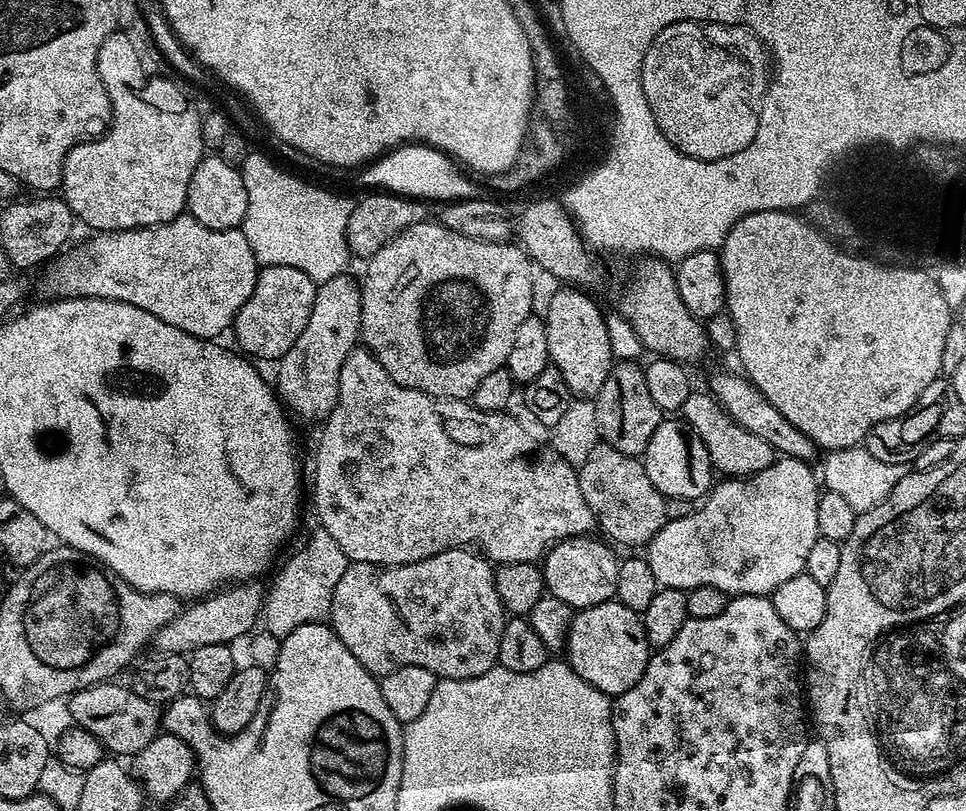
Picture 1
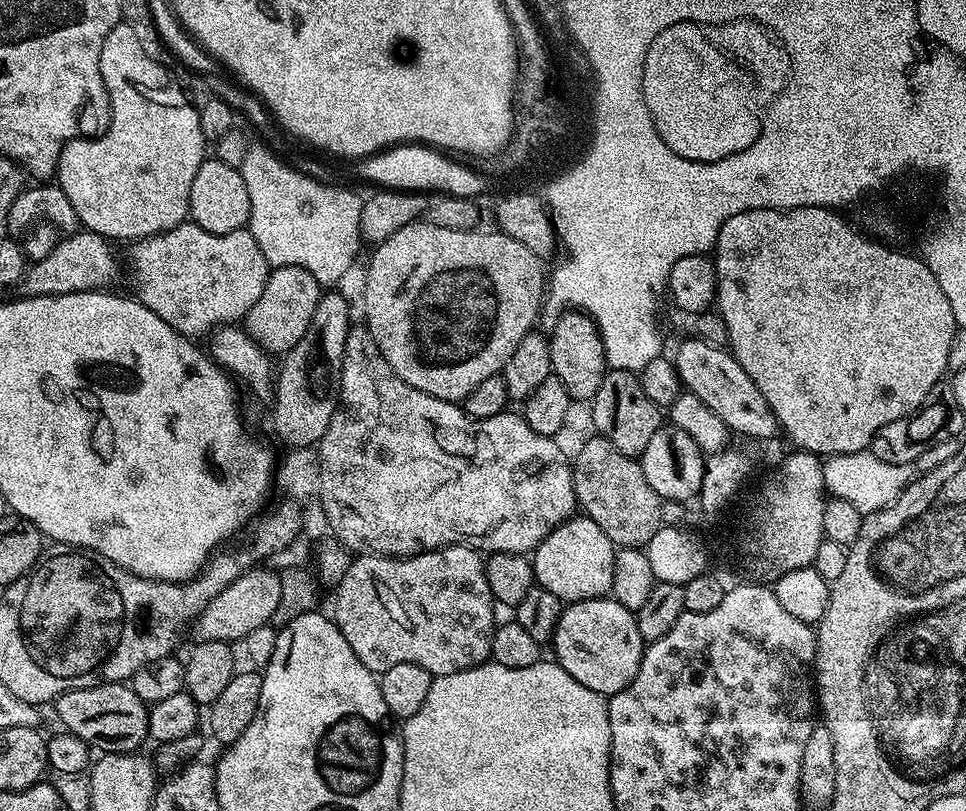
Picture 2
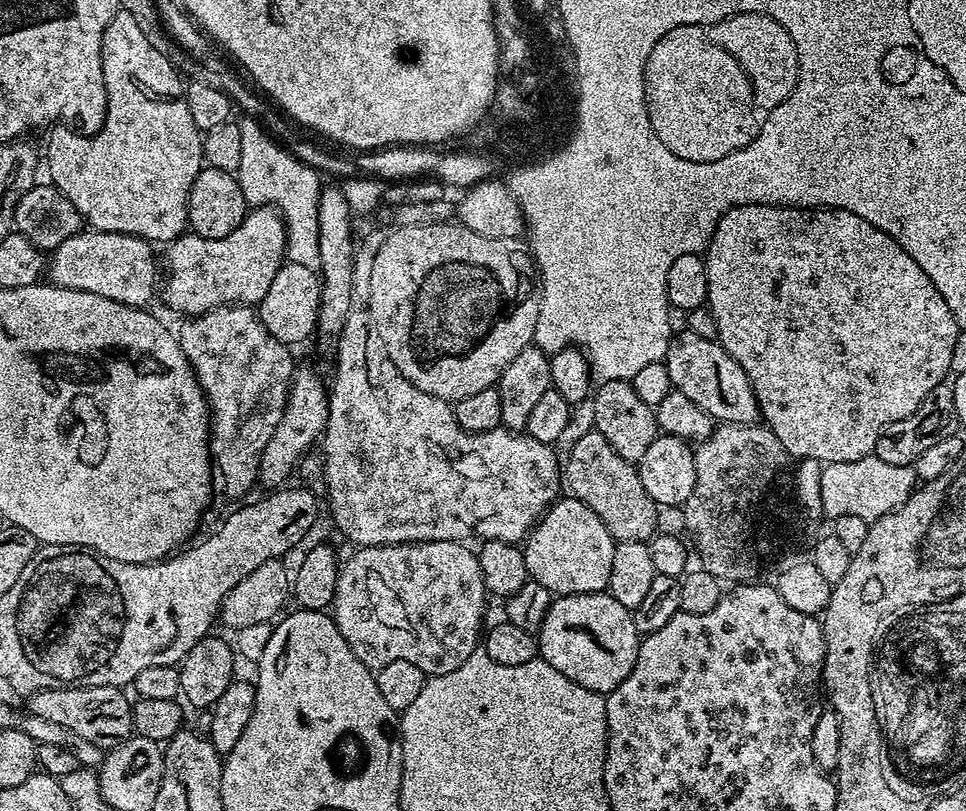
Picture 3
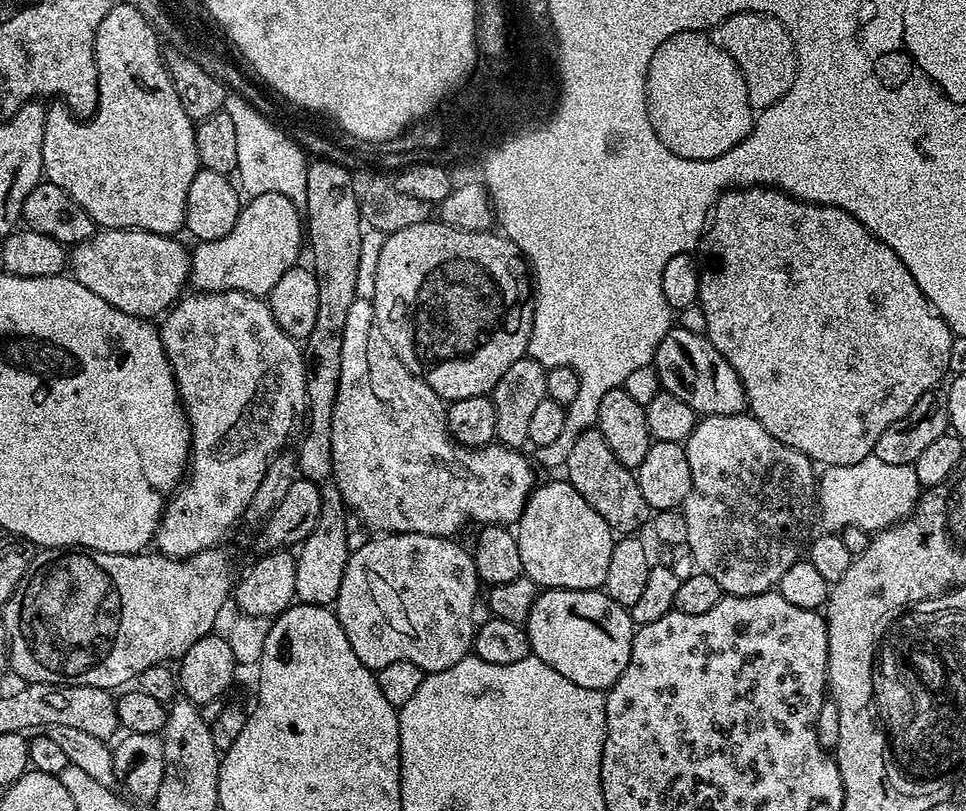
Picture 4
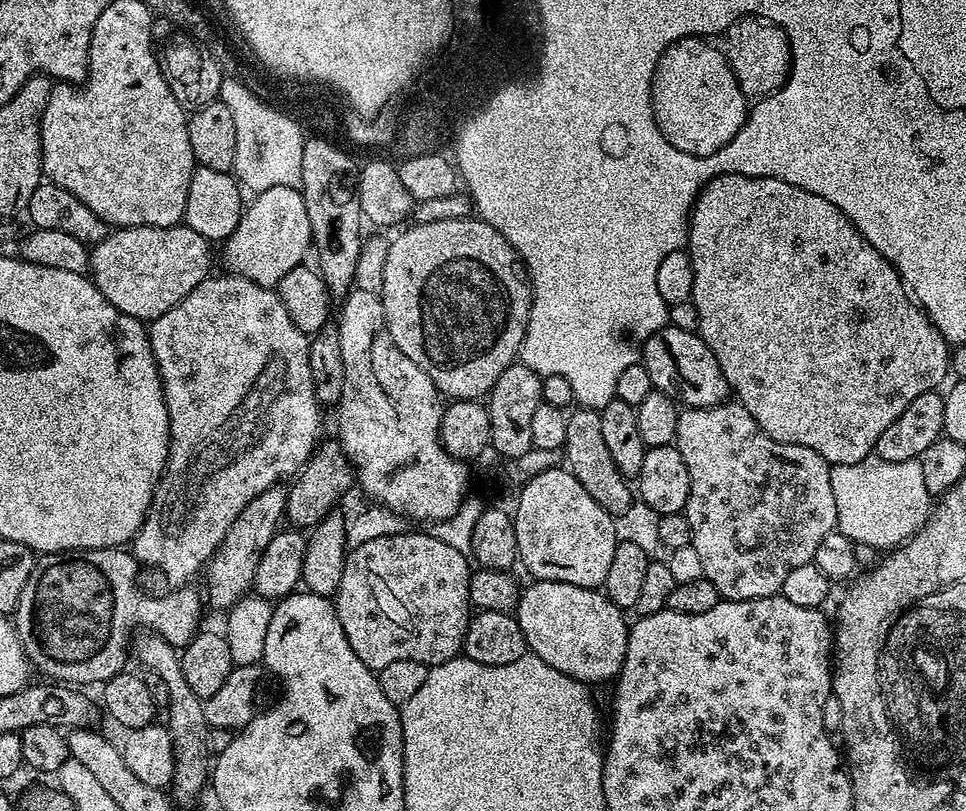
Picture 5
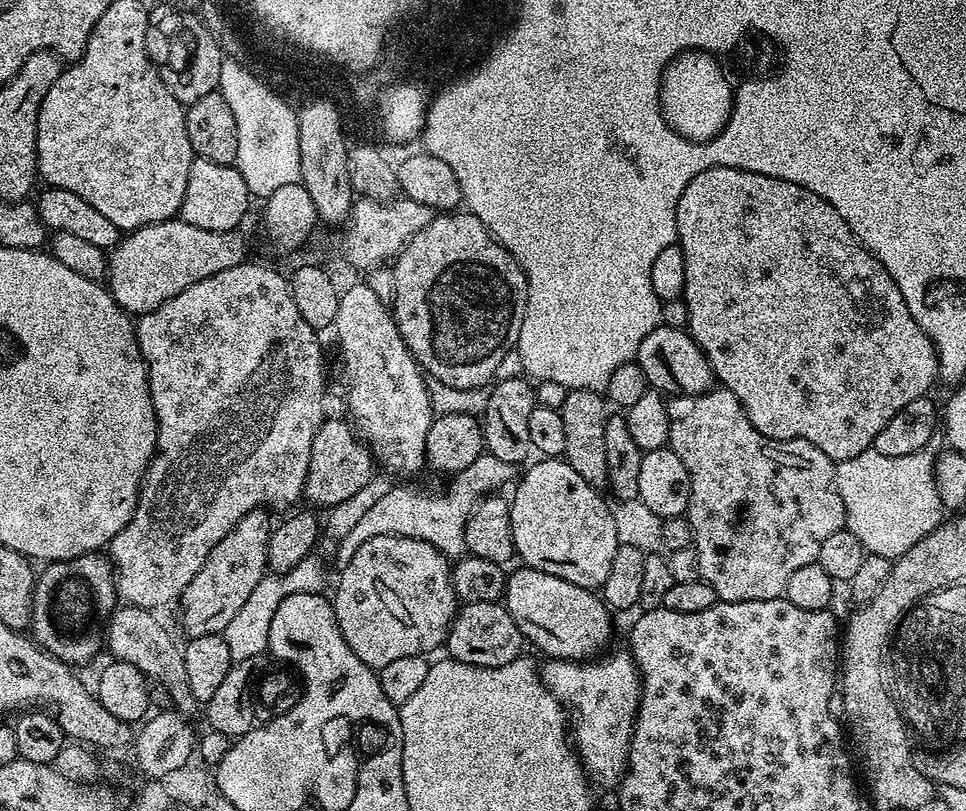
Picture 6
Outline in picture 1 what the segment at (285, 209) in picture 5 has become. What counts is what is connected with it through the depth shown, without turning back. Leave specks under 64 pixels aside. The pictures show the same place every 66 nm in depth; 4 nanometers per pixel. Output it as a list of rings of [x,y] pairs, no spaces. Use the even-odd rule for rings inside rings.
[[[181,214],[170,222],[155,224],[149,228],[131,228],[121,232],[96,232],[89,236],[92,237],[85,244],[80,244],[77,248],[69,247],[67,251],[55,257],[47,265],[48,274],[44,278],[44,288],[49,292],[47,294],[49,297],[101,296],[107,300],[121,300],[138,306],[142,310],[150,310],[150,314],[154,314],[154,318],[162,318],[162,322],[170,322],[170,326],[178,326],[178,330],[186,330],[186,334],[194,334],[199,340],[215,341],[223,332],[227,333],[231,329],[232,321],[236,319],[238,310],[242,310],[246,298],[250,298],[250,294],[254,292],[258,265],[254,258],[254,250],[250,250],[250,242],[246,242],[246,234],[240,228],[210,230],[210,226],[202,226],[202,222],[198,222],[190,214]]]

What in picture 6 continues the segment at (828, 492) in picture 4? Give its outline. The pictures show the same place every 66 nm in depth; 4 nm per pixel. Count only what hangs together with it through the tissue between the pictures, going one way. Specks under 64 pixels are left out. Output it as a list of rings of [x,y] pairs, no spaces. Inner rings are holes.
[[[869,450],[836,464],[836,485],[846,510],[846,531],[862,542],[865,553],[882,554],[894,561],[941,524],[935,459],[930,453],[925,450],[902,454],[902,458],[886,458],[886,454]]]

